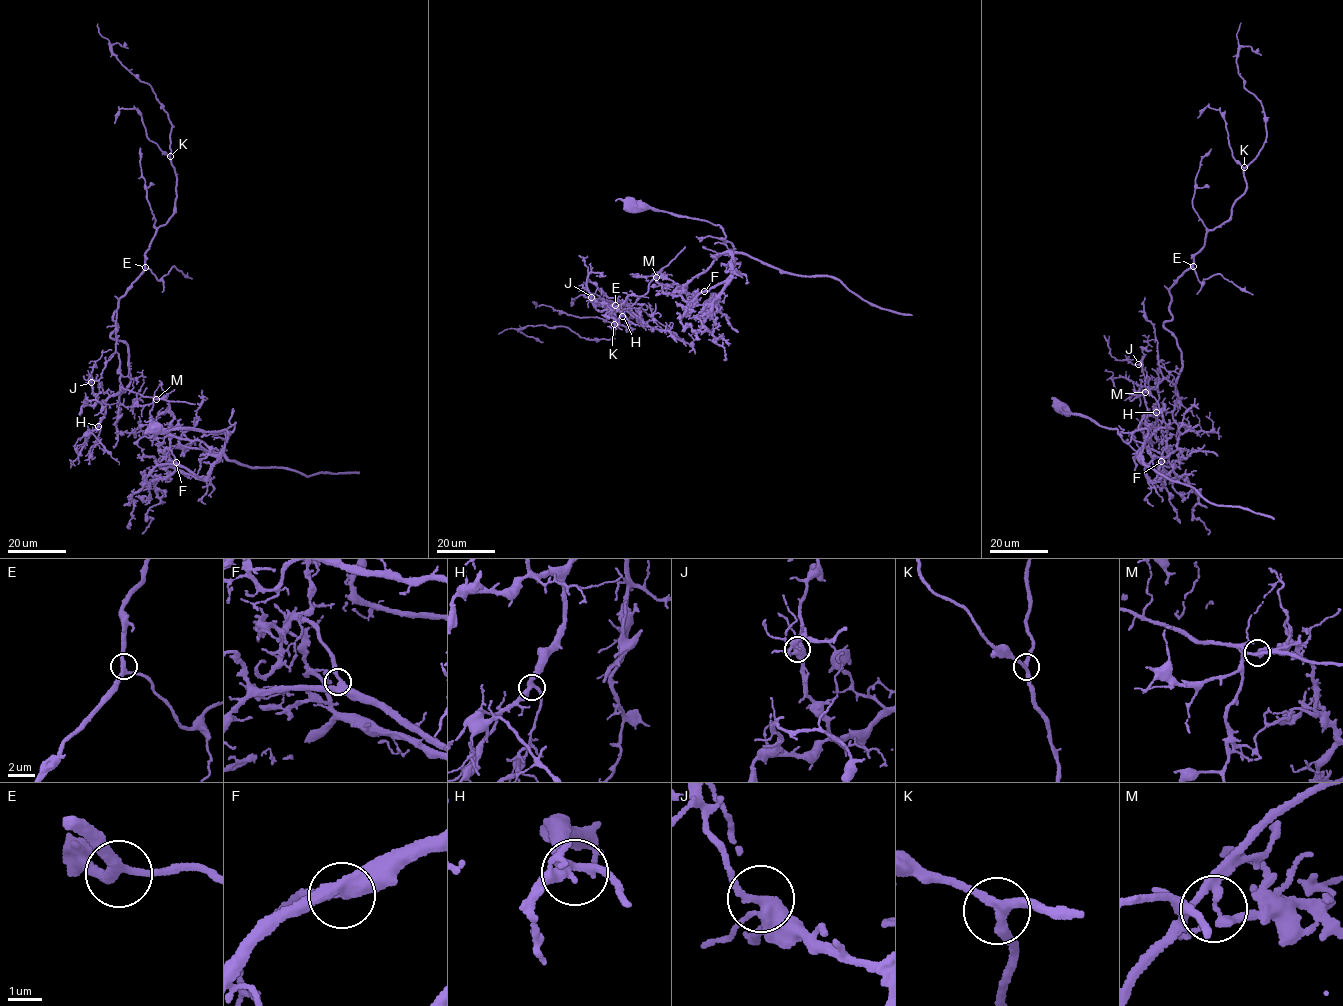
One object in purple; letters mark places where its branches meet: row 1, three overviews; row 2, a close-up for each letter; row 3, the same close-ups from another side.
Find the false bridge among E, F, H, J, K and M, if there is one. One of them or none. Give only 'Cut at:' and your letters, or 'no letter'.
Cut at: M

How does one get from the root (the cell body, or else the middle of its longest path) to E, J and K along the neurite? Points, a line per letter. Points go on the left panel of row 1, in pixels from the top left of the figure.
E: (154, 427), (226, 441), (235, 423), (213, 455), (167, 433), (167, 401), (120, 388), (113, 313), (145, 267)
J: (154, 427), (226, 441), (235, 423), (213, 455), (167, 433), (167, 401), (98, 401), (91, 382)
K: (154, 427), (235, 423), (213, 455), (120, 388), (113, 313), (174, 209), (170, 156)

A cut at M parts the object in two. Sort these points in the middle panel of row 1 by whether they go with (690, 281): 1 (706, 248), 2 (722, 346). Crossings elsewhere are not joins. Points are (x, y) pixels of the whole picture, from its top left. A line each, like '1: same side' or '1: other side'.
1: same side
2: same side

